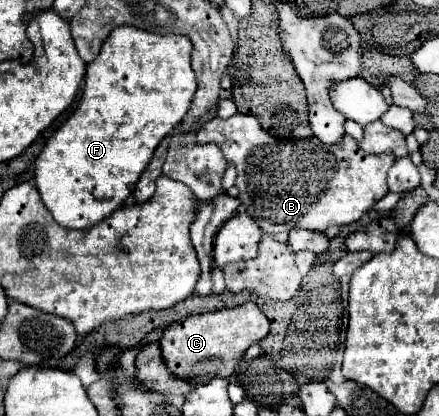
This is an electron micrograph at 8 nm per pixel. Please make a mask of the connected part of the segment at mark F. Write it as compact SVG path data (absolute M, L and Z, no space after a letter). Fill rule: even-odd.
M119 25L117 29L113 29L113 33L107 37L107 41L101 45L99 55L95 57L93 63L87 65L87 75L85 75L85 87L83 87L83 95L79 101L79 107L75 109L75 113L53 133L53 137L47 141L47 145L43 147L41 155L35 161L35 185L37 191L45 203L45 207L51 211L53 219L67 229L91 229L95 225L99 225L103 219L107 219L109 215L113 215L113 211L117 211L119 207L125 205L125 199L133 193L135 183L139 179L139 175L143 173L143 169L149 165L153 151L157 149L157 145L161 143L161 139L165 135L169 135L181 121L181 117L185 117L185 113L189 111L189 99L193 97L197 89L197 81L195 75L191 75L191 41L183 35L157 35L157 33L149 33L143 31L139 27L133 25Z

